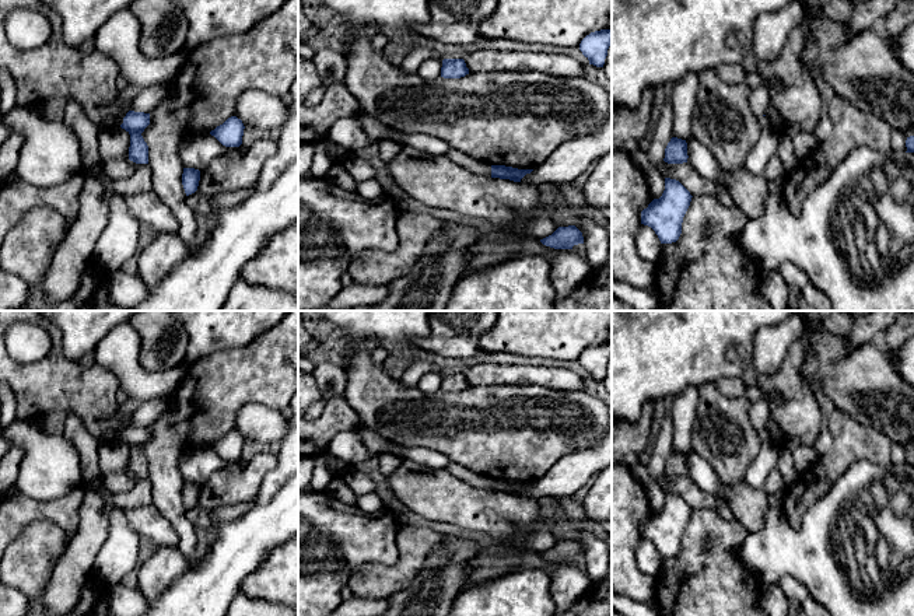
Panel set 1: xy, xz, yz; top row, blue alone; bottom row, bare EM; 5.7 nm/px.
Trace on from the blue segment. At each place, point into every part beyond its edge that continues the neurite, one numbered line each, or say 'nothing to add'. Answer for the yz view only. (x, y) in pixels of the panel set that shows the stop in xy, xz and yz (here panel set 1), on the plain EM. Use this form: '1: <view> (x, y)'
nothing to add

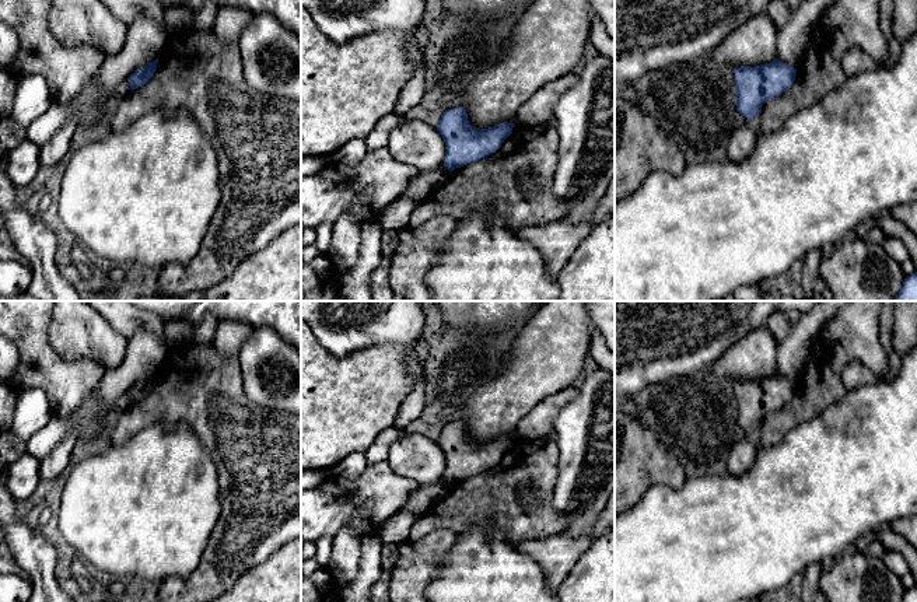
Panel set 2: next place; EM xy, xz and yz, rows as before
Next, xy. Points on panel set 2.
nothing to add

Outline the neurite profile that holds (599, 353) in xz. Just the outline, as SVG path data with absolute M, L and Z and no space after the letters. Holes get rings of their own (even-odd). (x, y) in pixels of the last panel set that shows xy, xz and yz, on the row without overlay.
M596 328L591 330L589 360L598 367L615 372L615 353L609 349L605 337Z

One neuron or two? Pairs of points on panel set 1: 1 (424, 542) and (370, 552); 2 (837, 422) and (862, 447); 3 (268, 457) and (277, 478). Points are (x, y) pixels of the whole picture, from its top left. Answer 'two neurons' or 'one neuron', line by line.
1: two neurons
2: one neuron
3: two neurons

